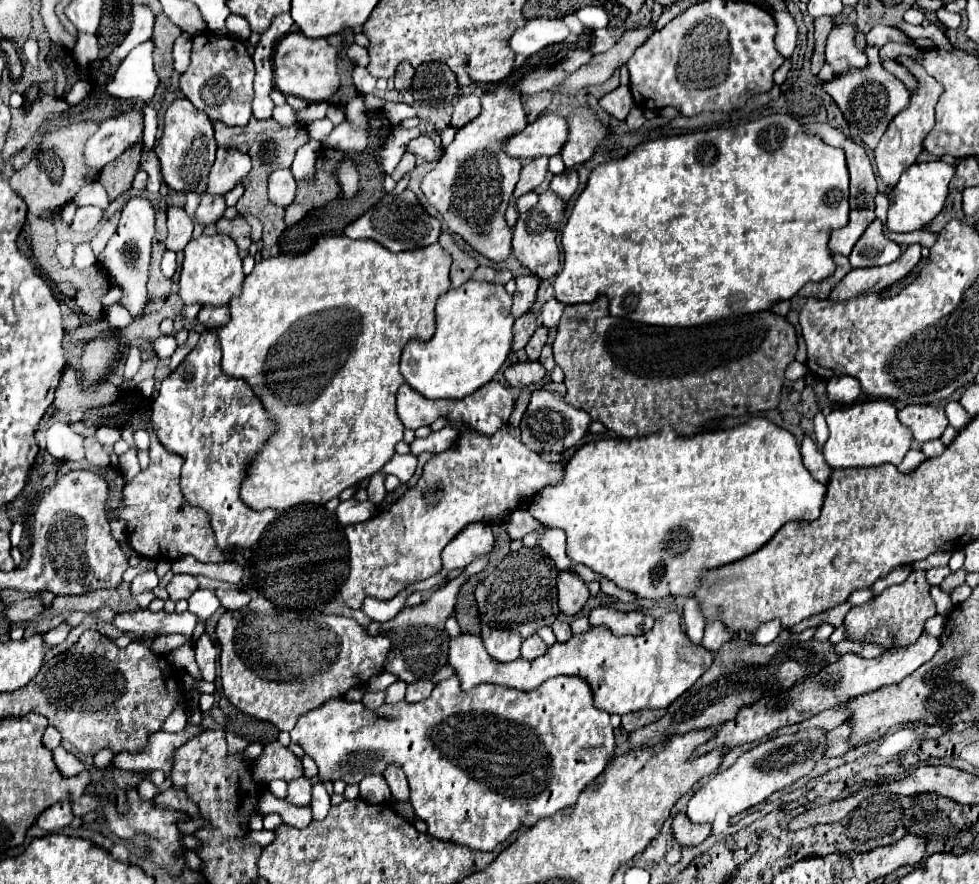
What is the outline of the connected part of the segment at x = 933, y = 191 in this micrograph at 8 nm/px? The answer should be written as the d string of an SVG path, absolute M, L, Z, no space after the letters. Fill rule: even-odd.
M942 160L910 166L890 192L890 210L888 210L886 228L890 232L912 232L924 228L942 210L948 194L948 182L952 176L954 176L954 166Z

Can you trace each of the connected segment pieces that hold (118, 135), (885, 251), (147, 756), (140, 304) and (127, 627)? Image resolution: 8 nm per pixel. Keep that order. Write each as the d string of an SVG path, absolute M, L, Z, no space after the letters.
M130 112L118 118L104 120L98 132L86 142L84 164L98 174L126 148L130 148L136 142L142 142L142 128L142 112Z
M876 218L860 236L858 244L852 248L852 254L848 258L852 268L868 268L868 266L892 264L900 254L902 254L900 246L884 236L882 222Z
M186 724L186 728L176 734L168 734L162 730L154 732L154 736L150 736L148 746L142 752L136 754L122 752L112 762L116 768L132 770L132 772L148 772L148 770L170 772L174 766L174 750L180 748L186 740L202 734L204 730L206 730L204 726Z
M130 198L126 202L126 206L122 208L120 214L120 222L116 228L116 234L112 236L112 240L108 242L108 246L104 248L104 252L100 254L100 262L104 266L108 266L108 272L114 280L114 284L122 286L124 296L120 298L120 304L126 306L130 310L130 314L136 318L138 314L142 314L144 306L146 306L146 282L148 282L148 268L150 268L150 244L152 244L152 236L154 236L154 206L148 198Z
M138 610L138 612L120 612L114 616L114 626L122 632L136 632L136 634L184 634L192 636L196 626L196 616L190 612L182 614L168 614L164 610L150 612L150 610Z

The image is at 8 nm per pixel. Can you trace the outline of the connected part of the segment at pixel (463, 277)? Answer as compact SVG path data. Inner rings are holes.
M442 232L442 234L440 234L438 244L452 256L452 268L450 268L452 288L458 288L458 286L462 286L464 282L468 282L470 276L472 276L472 272L478 268L476 260L470 258L466 252L462 252L462 250L454 244L454 240L452 240L452 236L450 236L448 232Z

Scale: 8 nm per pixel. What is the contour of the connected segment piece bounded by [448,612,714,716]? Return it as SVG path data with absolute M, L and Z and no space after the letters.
M662 614L654 628L642 636L614 636L608 628L590 628L584 634L574 634L568 642L556 642L548 652L536 660L518 658L500 664L488 656L482 638L474 634L460 634L450 638L448 664L460 678L462 690L478 684L500 684L516 690L532 690L558 674L572 674L588 680L594 692L594 704L608 714L630 714L638 710L668 708L678 696L690 690L696 680L710 668L714 656L702 646L692 644L680 630L680 614Z

